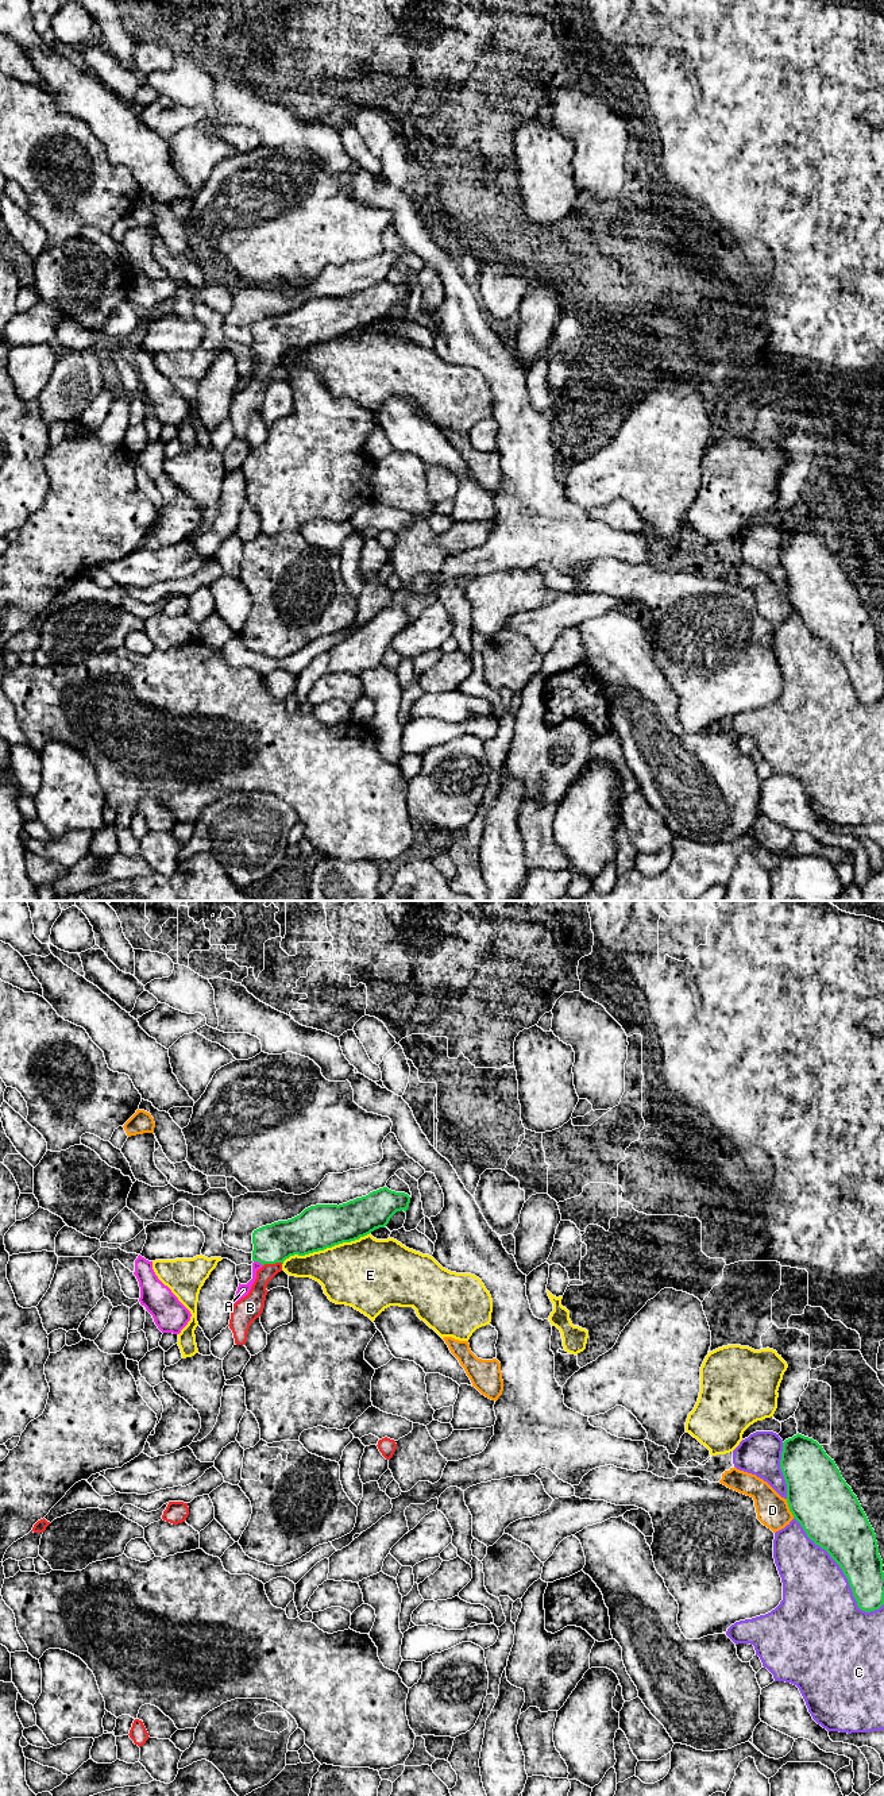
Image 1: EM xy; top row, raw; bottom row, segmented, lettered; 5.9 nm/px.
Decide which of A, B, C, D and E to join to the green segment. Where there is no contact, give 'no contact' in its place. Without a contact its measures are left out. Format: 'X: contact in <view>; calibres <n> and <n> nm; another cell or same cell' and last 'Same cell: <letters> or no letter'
A: contact in xy; calibres 240 and 70 nm; another cell
B: contact in xy; calibres 240 and 110 nm; same cell
C: contact in xy; calibres 320 and 440 nm; another cell
D: contact in xy; calibres 380 and 190 nm; another cell
E: contact in xy; calibres 260 and 400 nm; another cell
Same cell: B

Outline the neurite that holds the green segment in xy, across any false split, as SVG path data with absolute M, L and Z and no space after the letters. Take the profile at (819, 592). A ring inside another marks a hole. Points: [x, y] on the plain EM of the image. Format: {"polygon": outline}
{"polygon": "M796 527L783 535L780 562L787 577L787 596L794 610L800 616L807 629L825 641L839 658L852 681L860 702L871 705L884 697L884 664L883 652L879 647L875 623L872 621L857 589L842 571L834 552L831 552L822 537L812 531Z"}

